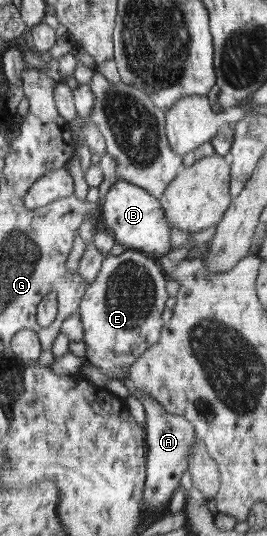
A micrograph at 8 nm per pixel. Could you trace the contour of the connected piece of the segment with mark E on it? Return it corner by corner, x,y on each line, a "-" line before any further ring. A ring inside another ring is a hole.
138,250
125,251
117,256
108,256
103,259
101,269
93,282
88,285
80,302
78,312
83,325
83,343
86,351
83,356
83,366
88,364
102,369
109,377
121,379
123,375
130,373
130,366
157,343
162,326
164,325
162,313
168,300
166,290
167,275
156,258
139,252

